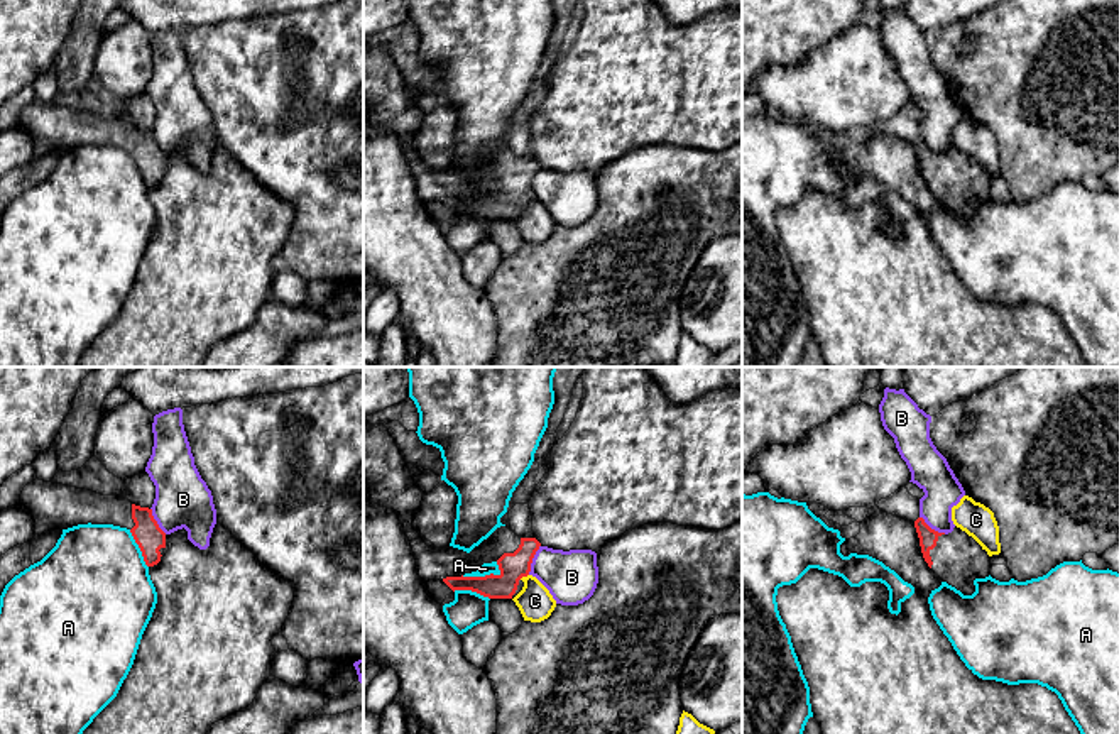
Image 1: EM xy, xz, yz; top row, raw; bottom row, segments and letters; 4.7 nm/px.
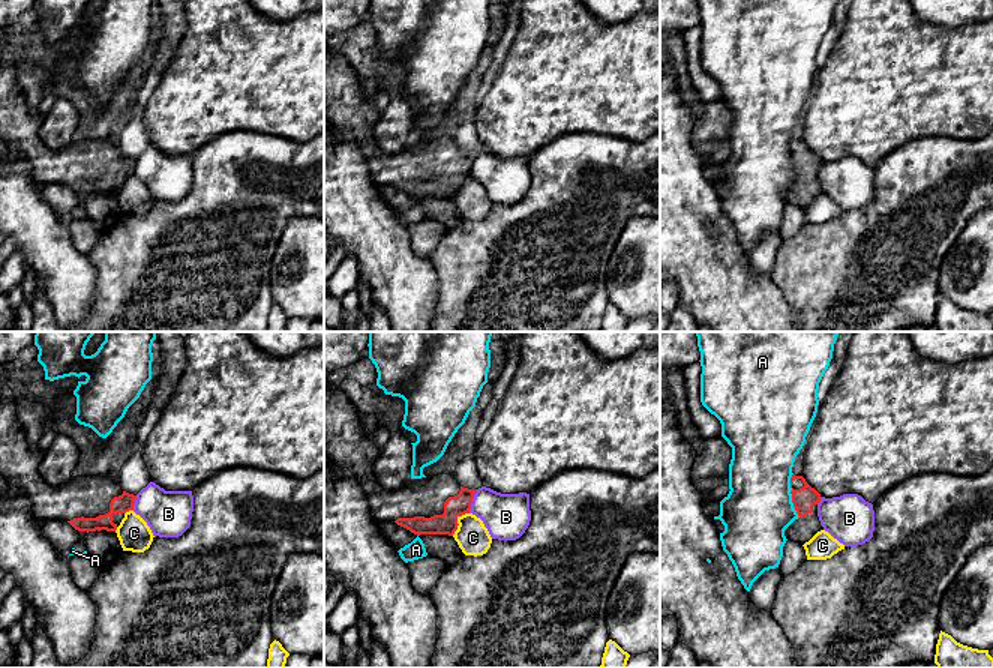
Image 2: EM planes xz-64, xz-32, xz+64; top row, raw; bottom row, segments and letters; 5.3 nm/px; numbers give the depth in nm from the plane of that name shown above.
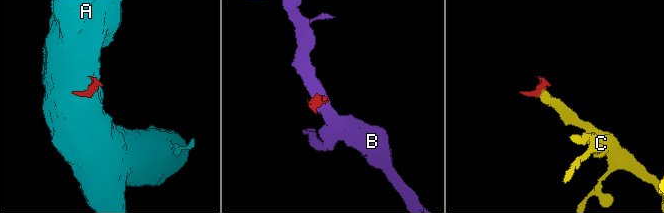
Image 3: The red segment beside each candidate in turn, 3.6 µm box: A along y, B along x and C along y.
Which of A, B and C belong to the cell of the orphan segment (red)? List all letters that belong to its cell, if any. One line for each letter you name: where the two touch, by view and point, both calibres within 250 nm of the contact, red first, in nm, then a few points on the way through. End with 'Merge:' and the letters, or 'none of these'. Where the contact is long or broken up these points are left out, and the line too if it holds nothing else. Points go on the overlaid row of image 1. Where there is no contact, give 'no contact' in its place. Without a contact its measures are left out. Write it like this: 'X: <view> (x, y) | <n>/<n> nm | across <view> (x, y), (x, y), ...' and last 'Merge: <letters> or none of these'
Merge: none of these

